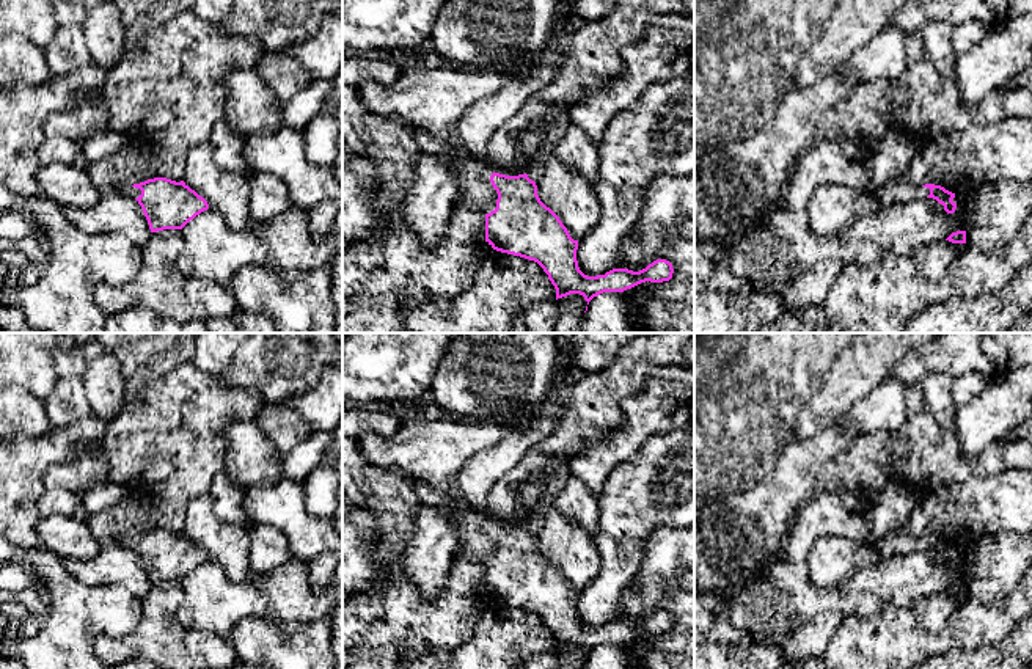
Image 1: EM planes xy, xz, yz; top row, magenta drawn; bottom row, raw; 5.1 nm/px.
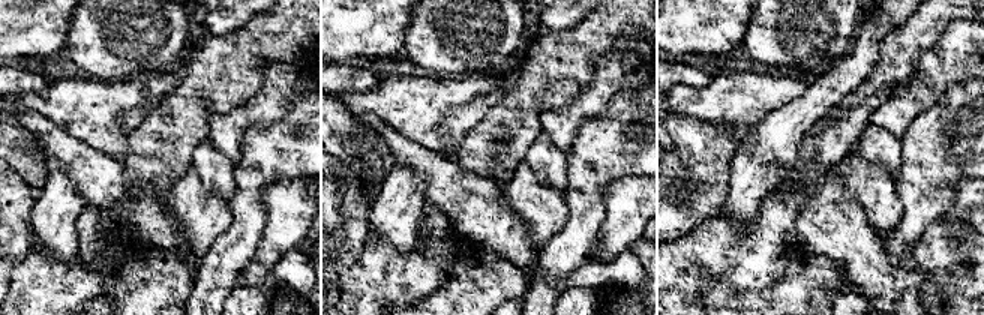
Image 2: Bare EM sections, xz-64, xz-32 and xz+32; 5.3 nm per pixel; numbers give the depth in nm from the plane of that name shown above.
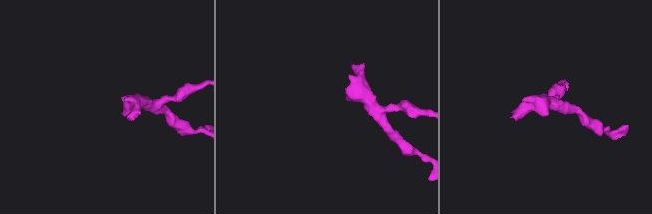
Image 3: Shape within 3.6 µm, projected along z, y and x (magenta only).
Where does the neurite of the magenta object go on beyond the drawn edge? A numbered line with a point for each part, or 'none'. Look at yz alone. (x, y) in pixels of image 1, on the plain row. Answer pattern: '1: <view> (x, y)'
1: yz (889, 515)

